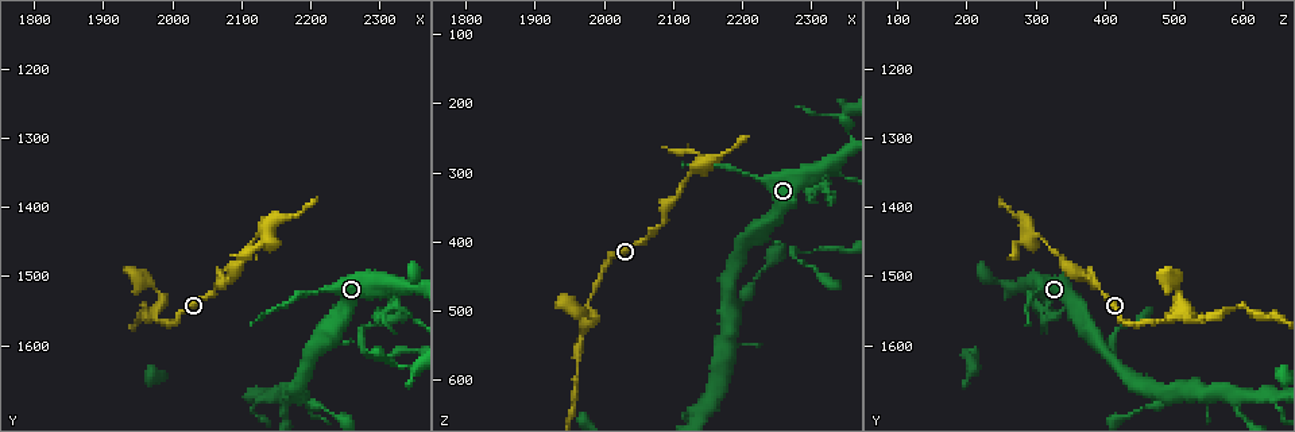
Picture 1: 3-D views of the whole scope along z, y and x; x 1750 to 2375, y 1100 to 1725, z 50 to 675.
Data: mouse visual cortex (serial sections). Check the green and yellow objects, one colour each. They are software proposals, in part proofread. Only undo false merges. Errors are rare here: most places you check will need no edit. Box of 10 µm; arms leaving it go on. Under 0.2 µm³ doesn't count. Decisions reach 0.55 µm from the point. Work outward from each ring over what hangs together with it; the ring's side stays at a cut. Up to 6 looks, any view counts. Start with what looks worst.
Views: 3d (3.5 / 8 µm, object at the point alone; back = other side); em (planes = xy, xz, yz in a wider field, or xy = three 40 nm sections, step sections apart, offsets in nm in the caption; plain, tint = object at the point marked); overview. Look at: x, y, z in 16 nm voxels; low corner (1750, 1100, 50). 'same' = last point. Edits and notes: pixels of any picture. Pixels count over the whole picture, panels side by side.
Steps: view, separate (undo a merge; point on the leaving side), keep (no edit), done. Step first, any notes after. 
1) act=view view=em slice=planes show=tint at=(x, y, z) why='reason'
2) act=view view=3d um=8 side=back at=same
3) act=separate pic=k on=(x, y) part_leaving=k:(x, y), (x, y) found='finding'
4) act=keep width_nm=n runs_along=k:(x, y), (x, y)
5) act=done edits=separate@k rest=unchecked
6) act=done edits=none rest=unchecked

act=view view=3d um=3.5 at=(2325, 1515, 285) why='three arms meet'

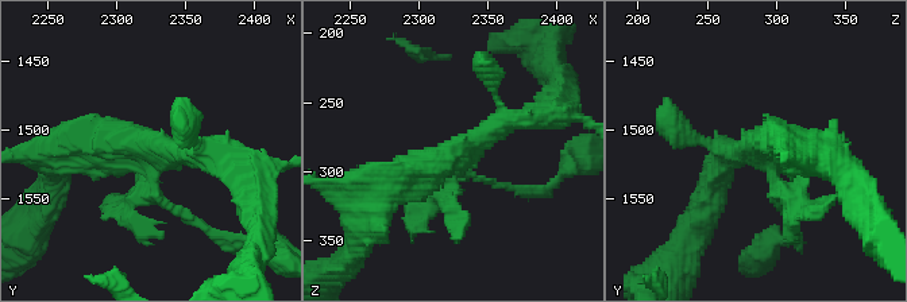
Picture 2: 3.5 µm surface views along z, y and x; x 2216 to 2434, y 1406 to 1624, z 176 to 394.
act=view view=em slice=planes show=tint at=(2326, 1514, 290)

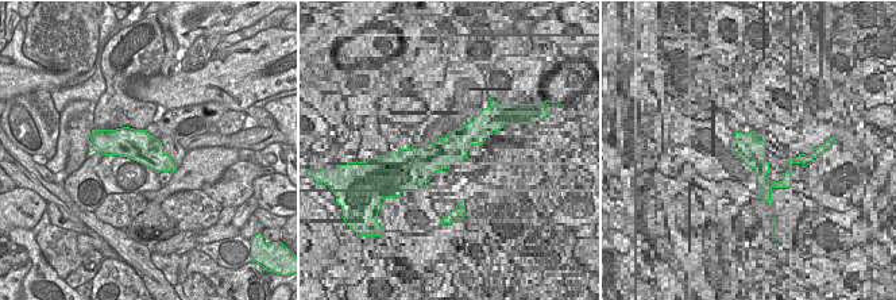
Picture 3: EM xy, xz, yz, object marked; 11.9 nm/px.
act=view view=em slice=xy step=5 show=tint at=same

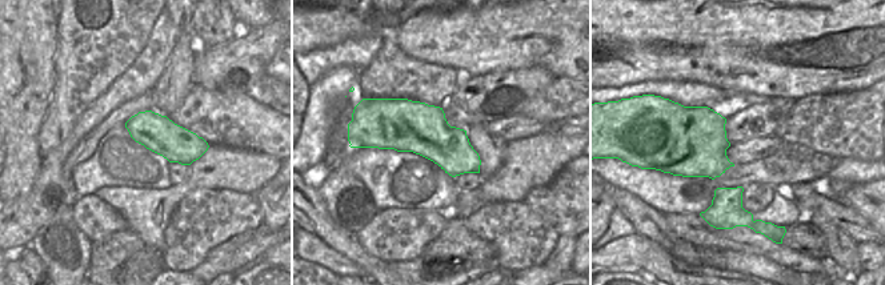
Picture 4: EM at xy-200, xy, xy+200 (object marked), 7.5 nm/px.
act=keep found='all the same cell'

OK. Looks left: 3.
act=view view=3d um=3.5 at=(1970, 1560, 535) why='abrupt turn'

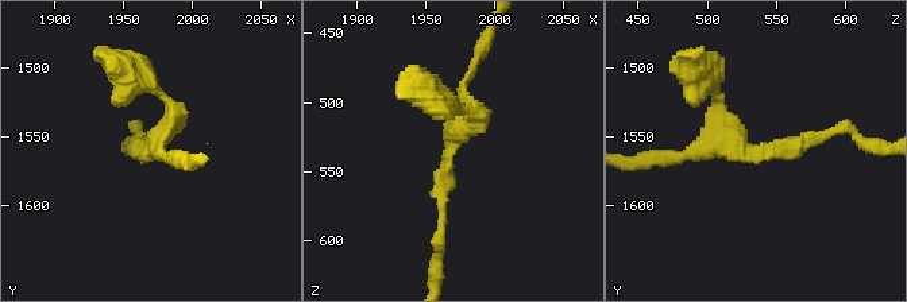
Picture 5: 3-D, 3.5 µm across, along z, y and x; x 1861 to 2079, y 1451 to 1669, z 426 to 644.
act=view view=em slice=xy step=3 show=plain at=(1968, 1562, 536) arm_widths_nm=150,150

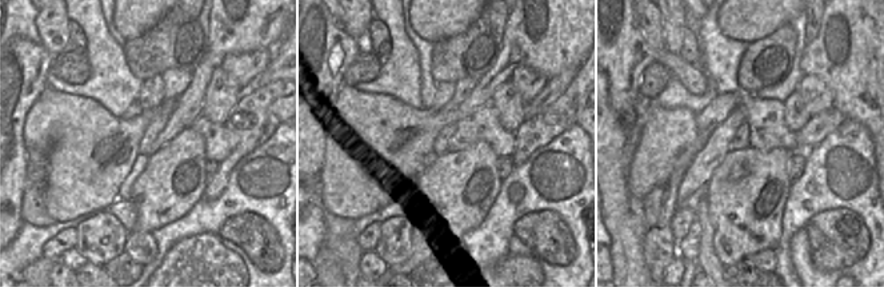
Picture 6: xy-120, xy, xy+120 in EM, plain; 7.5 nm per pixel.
act=view view=em slice=xy step=3 show=tint at=same

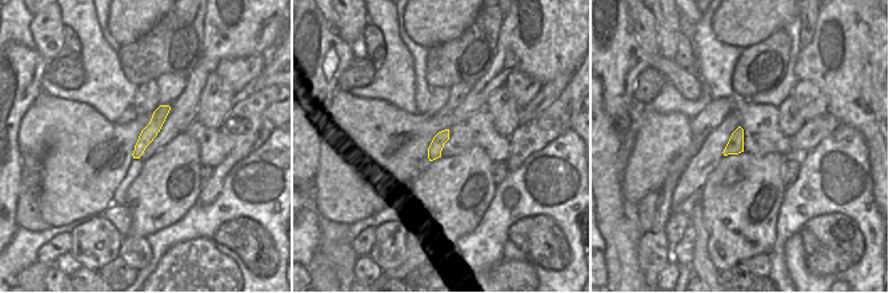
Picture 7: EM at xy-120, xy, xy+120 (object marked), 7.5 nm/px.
act=keep found='continuous, no second cell'

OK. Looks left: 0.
act=done edits=none rest=unchecked

